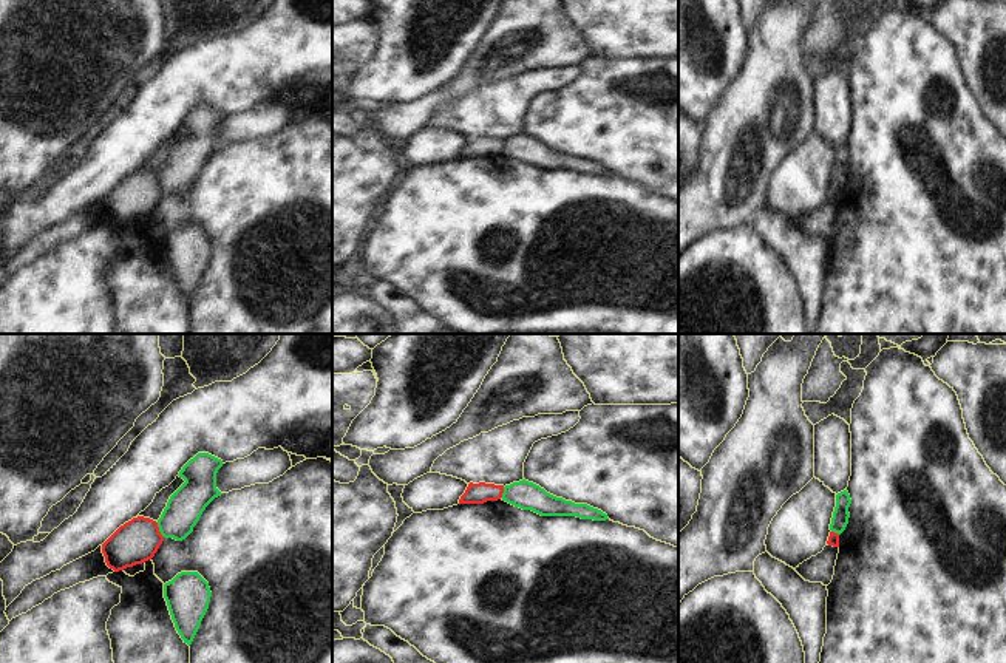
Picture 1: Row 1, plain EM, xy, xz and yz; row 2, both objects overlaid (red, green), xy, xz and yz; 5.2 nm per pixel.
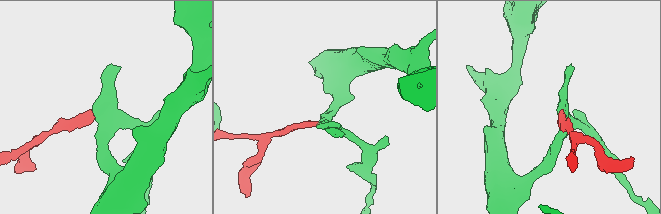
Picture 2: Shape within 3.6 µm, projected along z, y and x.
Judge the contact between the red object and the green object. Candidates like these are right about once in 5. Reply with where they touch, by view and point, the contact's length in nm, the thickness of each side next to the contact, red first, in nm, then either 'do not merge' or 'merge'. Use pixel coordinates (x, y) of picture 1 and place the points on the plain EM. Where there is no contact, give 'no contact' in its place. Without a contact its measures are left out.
xy (158, 184) | 90 nm | 220/190 nm | do not merge

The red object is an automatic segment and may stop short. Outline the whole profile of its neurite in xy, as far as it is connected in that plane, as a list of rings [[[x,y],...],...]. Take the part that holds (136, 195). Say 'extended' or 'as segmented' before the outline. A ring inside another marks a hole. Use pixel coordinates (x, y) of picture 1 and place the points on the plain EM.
as segmented; [[[138,170],[121,179],[102,198],[102,207],[107,219],[119,226],[151,213],[162,195],[158,176]]]

